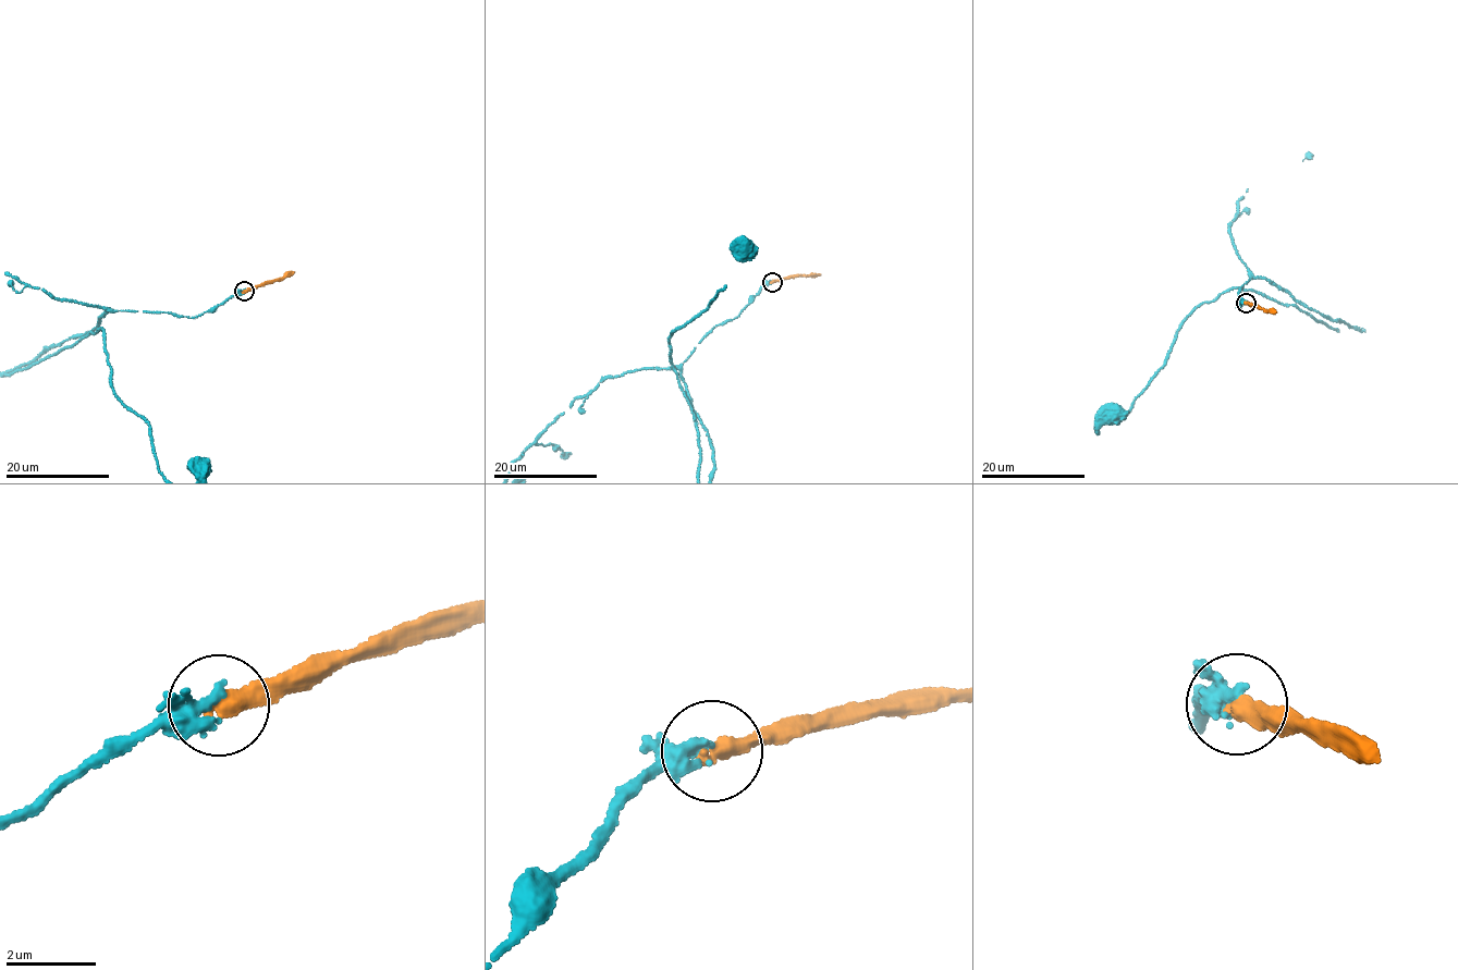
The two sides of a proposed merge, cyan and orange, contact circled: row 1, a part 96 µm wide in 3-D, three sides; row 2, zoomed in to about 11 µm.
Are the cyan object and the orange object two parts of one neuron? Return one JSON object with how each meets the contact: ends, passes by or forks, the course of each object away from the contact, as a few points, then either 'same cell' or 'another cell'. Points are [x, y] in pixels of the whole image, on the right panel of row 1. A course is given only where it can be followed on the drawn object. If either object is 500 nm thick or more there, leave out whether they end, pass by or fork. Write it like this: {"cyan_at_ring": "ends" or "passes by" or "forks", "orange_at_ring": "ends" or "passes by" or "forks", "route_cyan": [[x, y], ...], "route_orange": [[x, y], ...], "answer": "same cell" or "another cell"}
{"cyan_at_ring": "ends", "orange_at_ring": "ends", "route_orange": [[1245, 303], [1277, 312]], "answer": "another cell"}

